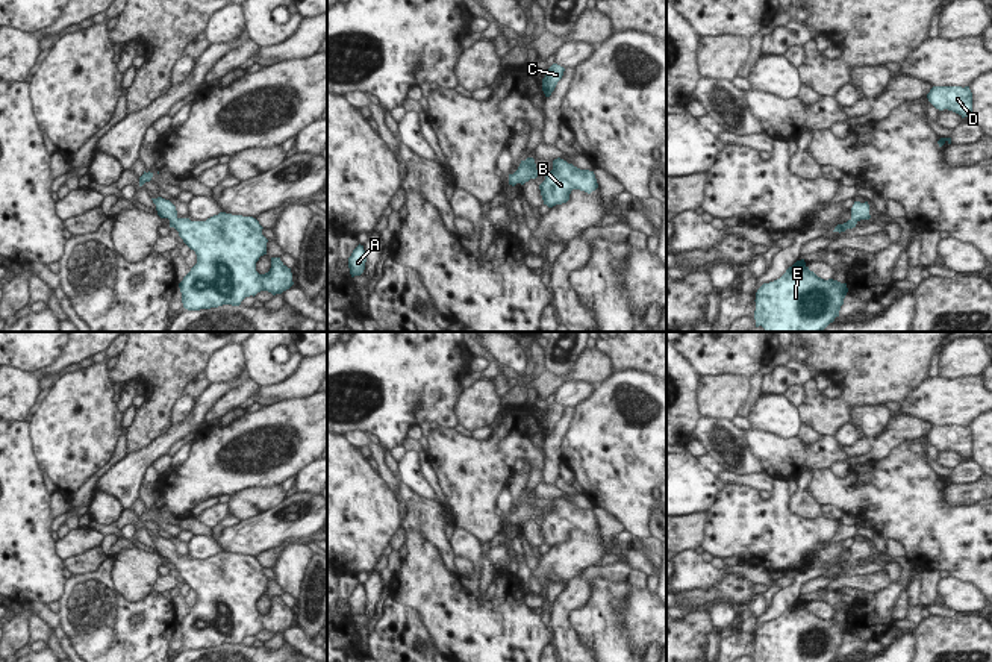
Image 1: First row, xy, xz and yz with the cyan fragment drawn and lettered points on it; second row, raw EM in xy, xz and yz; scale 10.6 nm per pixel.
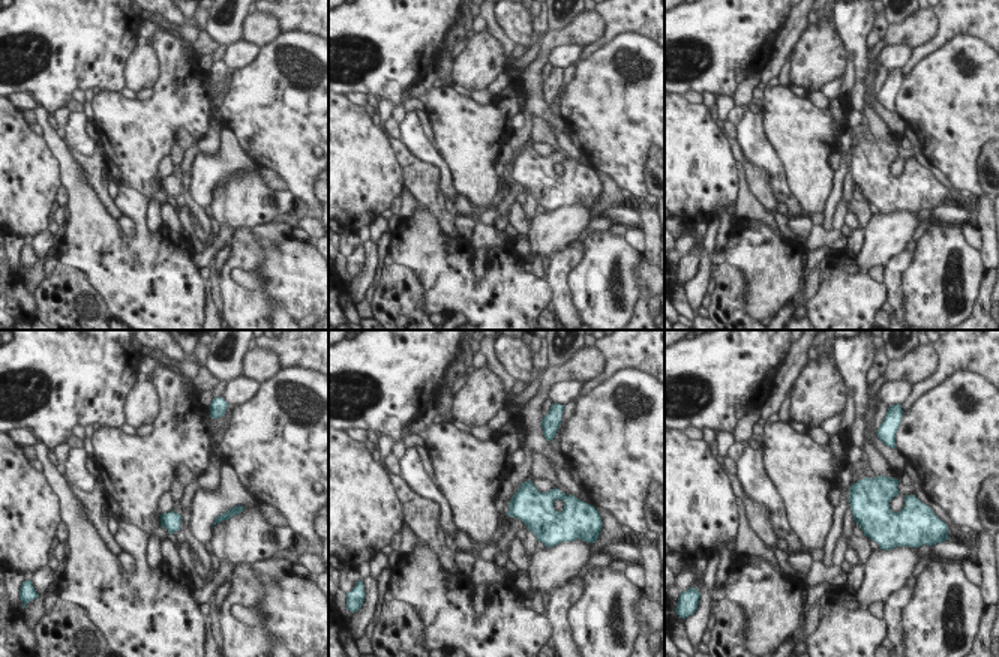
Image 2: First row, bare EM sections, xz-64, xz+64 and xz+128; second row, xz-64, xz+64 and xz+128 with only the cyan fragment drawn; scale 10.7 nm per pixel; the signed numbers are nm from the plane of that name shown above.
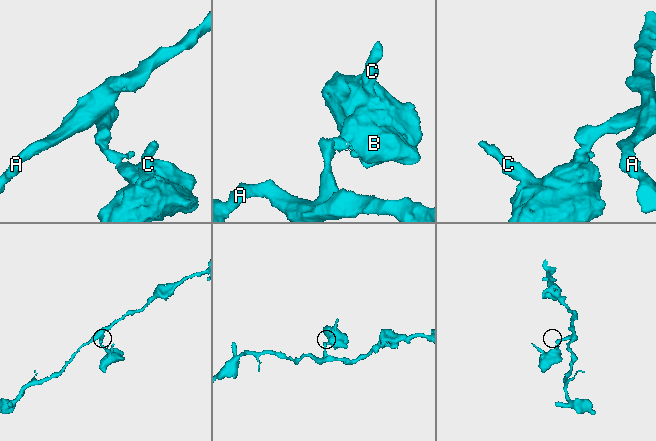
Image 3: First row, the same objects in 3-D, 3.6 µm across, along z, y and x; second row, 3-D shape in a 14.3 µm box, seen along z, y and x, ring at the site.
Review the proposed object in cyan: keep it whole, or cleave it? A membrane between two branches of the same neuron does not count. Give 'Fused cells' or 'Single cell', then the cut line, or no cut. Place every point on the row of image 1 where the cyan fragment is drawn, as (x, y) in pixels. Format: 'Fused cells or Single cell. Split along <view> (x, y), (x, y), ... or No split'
Single cell. No split

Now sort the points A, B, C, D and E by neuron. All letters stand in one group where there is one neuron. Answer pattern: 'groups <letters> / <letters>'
groups A B C D E

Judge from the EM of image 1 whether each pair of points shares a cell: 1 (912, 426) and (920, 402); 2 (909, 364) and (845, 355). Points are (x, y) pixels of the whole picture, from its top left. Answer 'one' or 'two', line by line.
1: two
2: one

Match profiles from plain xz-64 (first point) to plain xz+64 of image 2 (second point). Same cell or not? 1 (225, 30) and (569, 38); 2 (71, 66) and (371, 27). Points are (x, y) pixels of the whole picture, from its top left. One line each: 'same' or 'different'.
1: different
2: same

